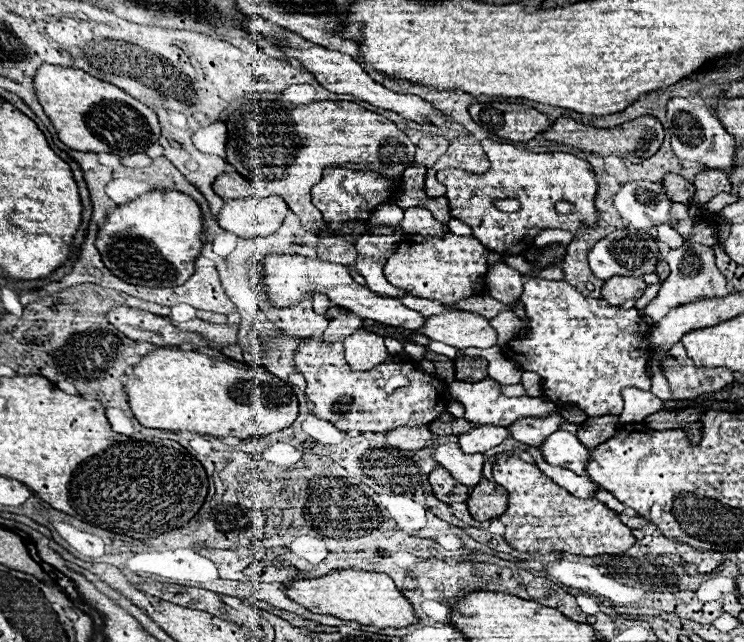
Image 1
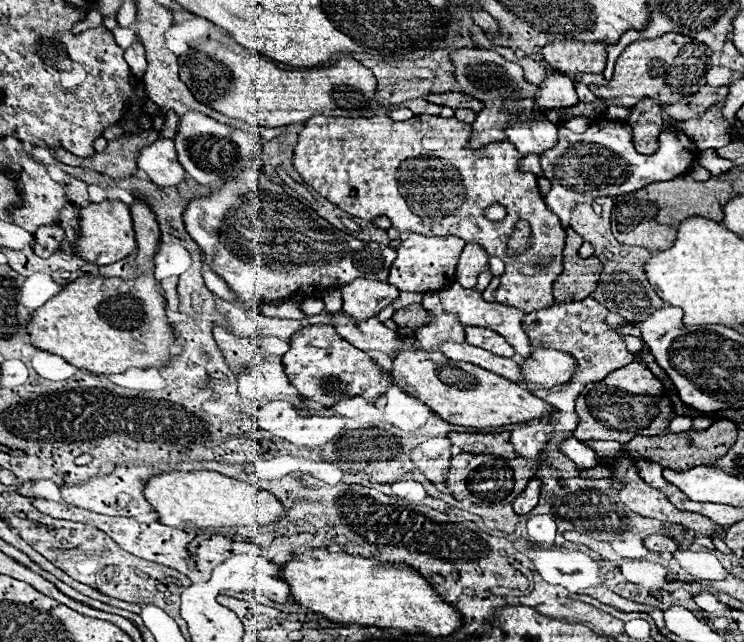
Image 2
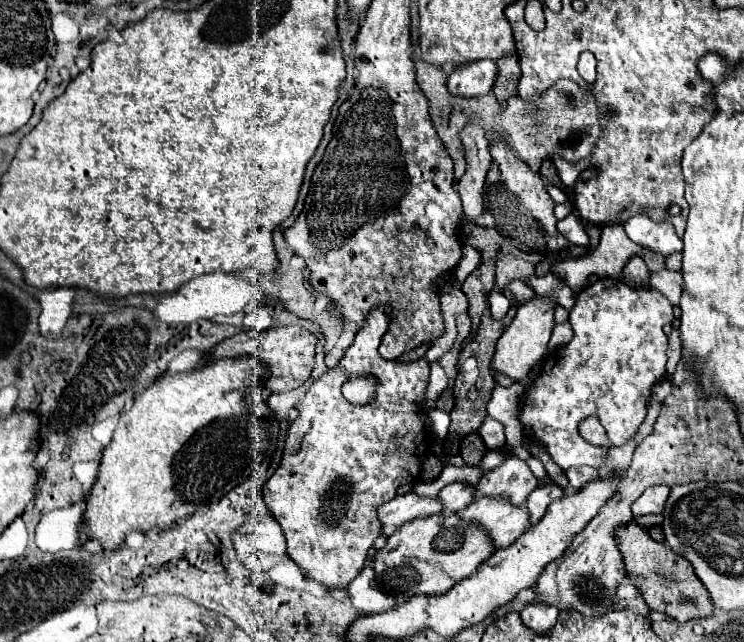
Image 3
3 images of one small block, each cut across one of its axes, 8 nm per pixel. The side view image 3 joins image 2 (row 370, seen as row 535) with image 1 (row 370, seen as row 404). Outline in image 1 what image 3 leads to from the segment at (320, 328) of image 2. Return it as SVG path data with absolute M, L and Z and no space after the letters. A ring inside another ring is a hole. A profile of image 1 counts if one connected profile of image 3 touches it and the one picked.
M304 338L294 352L294 366L308 382L306 396L312 402L314 416L328 420L342 432L360 430L386 434L398 426L426 426L446 410L450 398L448 388L440 378L410 362L398 362L392 358L366 372L350 370L342 342ZM398 378L404 380L404 386L396 382Z

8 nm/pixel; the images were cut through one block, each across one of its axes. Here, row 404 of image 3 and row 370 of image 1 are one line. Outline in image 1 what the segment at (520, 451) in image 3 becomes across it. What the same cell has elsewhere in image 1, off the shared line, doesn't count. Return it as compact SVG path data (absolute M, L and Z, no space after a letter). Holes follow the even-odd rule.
M469 347L462 350L461 353L465 356L482 356L482 358L486 358L488 360L488 376L498 380L502 386L520 382L520 368L512 360L504 358L500 348L479 349Z

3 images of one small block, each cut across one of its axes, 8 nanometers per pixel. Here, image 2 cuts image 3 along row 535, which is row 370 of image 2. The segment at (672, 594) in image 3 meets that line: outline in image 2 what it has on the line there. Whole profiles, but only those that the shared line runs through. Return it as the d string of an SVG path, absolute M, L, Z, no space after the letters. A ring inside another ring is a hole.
M632 362L618 372L606 376L598 384L586 384L576 398L576 414L580 418L574 438L580 442L588 440L616 440L620 444L632 440L634 436L656 436L666 430L670 422L672 406L668 396L664 396L664 386L660 380L642 364Z

